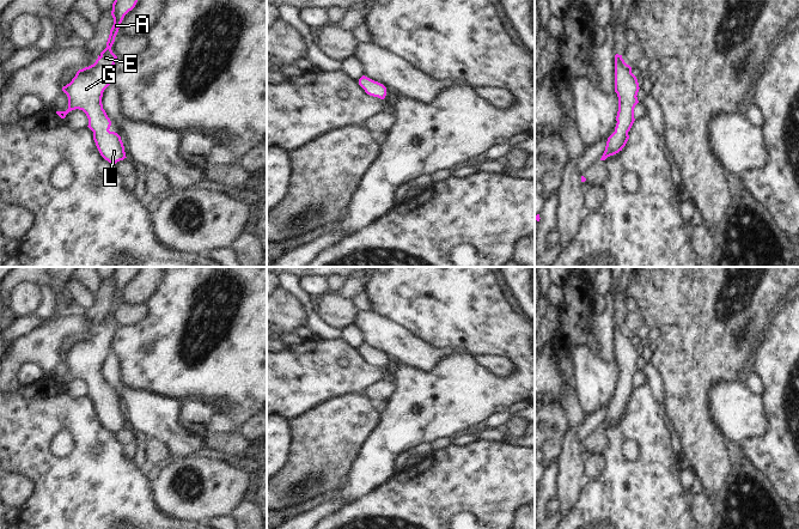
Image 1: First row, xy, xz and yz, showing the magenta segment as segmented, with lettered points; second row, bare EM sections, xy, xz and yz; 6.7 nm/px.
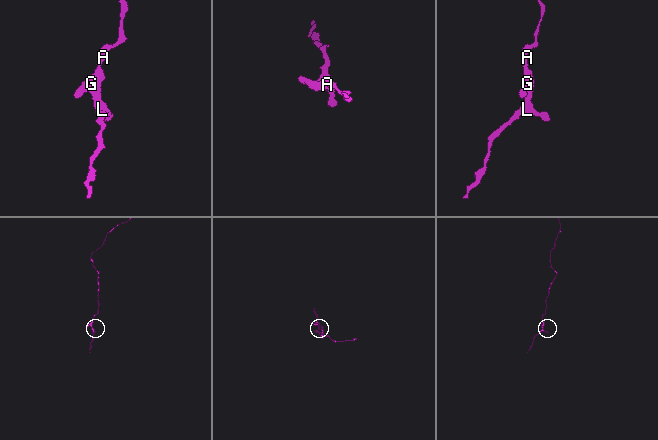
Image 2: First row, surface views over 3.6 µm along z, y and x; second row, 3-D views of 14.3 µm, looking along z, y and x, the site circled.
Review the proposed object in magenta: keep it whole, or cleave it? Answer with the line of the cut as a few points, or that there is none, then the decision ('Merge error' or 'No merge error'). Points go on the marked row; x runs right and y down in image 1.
No split. No merge error.

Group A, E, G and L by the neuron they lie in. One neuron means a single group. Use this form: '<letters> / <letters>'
A E G L

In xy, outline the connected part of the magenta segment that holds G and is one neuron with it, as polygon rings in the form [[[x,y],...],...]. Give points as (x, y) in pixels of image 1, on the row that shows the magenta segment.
[[[138,0],[114,1],[111,11],[114,25],[106,48],[98,55],[93,65],[79,69],[72,81],[62,87],[68,97],[68,109],[56,111],[61,118],[65,118],[72,110],[83,110],[89,118],[87,127],[93,132],[93,140],[100,156],[114,165],[127,157],[121,136],[109,130],[111,121],[103,109],[102,97],[104,90],[110,85],[111,71],[117,59],[111,47],[124,16],[135,7],[136,2]]]

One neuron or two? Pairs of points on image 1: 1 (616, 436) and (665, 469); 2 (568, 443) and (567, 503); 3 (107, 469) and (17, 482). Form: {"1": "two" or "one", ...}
{"1": "one", "2": "one", "3": "two"}

